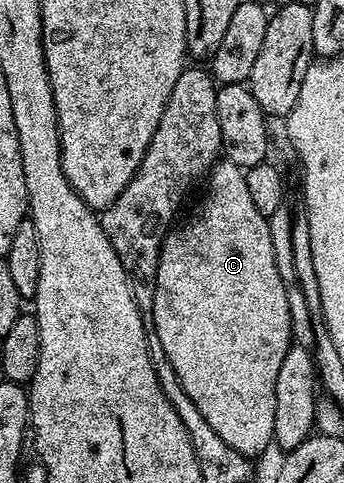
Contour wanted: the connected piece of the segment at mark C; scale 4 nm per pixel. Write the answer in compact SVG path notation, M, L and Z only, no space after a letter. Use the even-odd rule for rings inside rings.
M220 160L206 178L207 194L199 205L199 210L178 227L172 228L161 247L161 255L157 263L157 283L153 291L153 323L157 335L161 339L161 347L165 347L165 355L169 355L169 363L173 363L173 371L177 371L177 379L181 379L181 387L185 387L185 395L201 411L201 416L233 447L233 451L241 451L241 455L258 459L267 448L272 448L275 439L275 392L277 391L277 370L285 359L285 351L293 344L290 313L286 289L288 282L281 279L281 271L277 271L277 259L273 256L273 235L269 235L269 220L257 211L253 199L249 196L249 186L245 184L245 172L231 161Z

